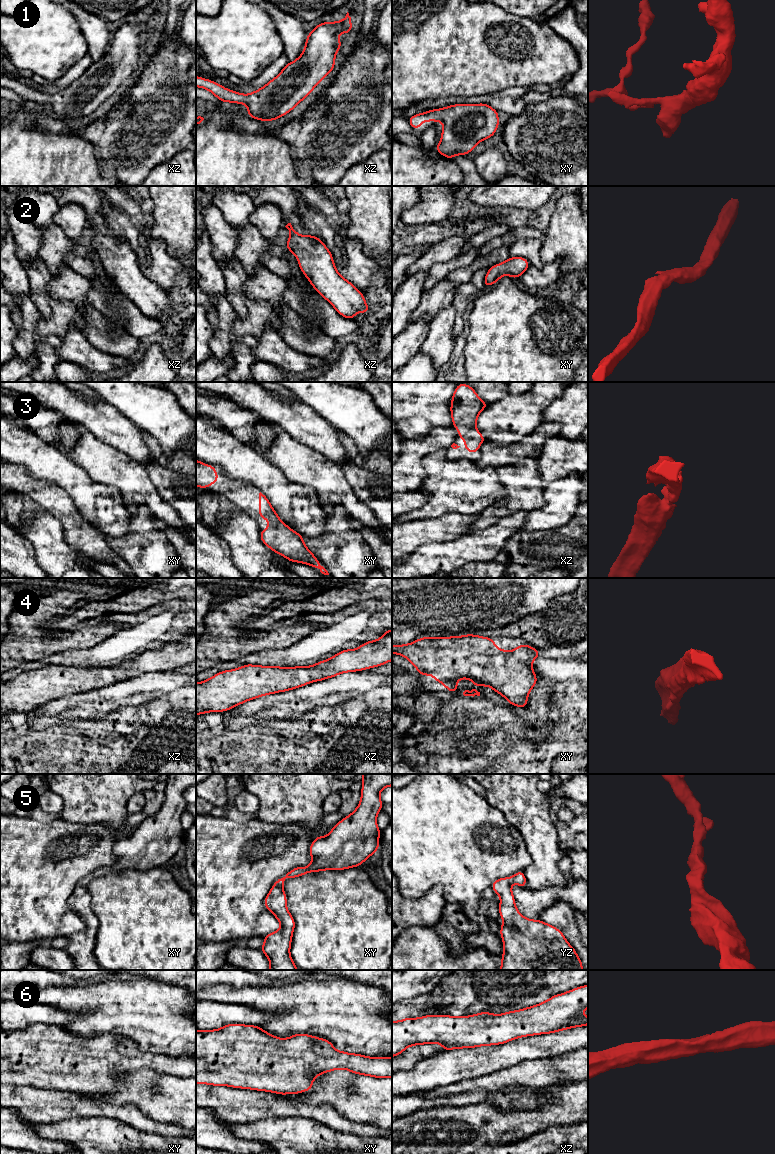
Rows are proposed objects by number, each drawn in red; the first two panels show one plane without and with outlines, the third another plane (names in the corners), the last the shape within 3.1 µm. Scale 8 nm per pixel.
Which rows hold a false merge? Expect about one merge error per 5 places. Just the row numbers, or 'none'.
none

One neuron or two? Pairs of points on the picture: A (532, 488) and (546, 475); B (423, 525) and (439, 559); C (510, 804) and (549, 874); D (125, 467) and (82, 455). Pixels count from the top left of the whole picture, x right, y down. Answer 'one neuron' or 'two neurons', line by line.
A: two neurons
B: two neurons
C: one neuron
D: one neuron

